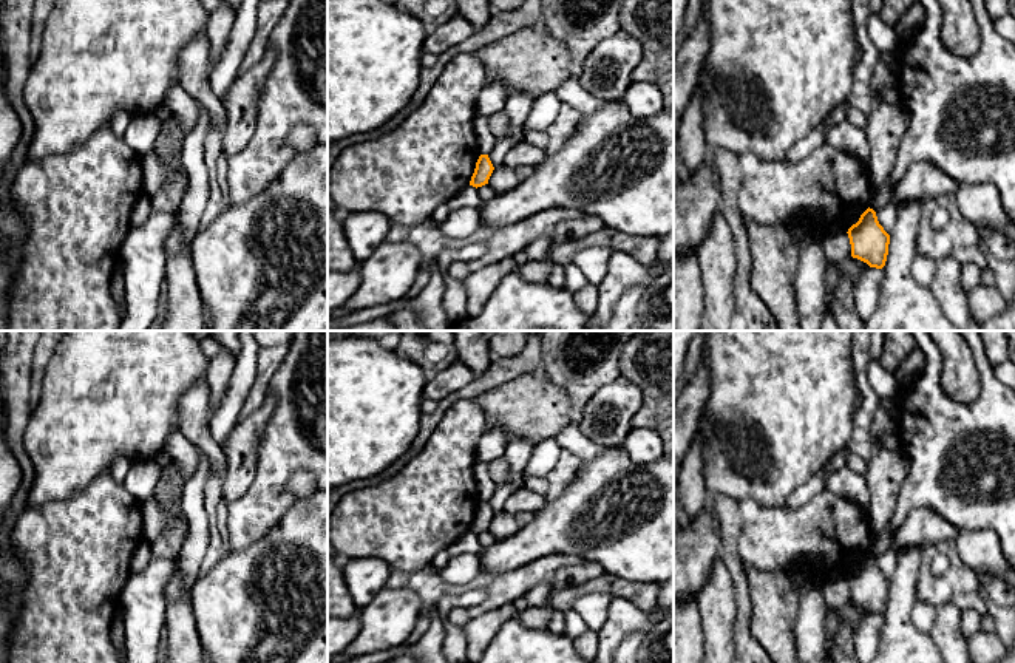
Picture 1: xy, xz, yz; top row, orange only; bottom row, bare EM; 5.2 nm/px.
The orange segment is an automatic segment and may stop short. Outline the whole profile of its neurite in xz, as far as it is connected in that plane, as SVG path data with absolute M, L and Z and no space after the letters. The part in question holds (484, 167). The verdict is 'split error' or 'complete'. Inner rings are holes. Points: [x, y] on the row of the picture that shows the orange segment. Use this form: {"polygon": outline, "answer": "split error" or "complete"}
{"polygon": "M480 155L476 162L476 168L471 176L470 185L477 189L477 187L488 184L488 179L490 179L493 170L494 170L494 167L493 167L488 155Z", "answer": "complete"}

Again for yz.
{"polygon": "M868 207L847 233L853 258L857 258L876 269L882 269L885 266L890 235L879 224L873 209Z", "answer": "complete"}

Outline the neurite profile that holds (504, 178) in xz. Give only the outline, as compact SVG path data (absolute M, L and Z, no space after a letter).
M504 164L493 170L488 184L496 193L502 193L519 185L527 178L527 175L527 168L514 168Z

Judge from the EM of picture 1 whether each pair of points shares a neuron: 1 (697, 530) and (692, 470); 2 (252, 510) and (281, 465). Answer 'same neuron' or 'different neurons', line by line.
1: same neuron
2: same neuron

